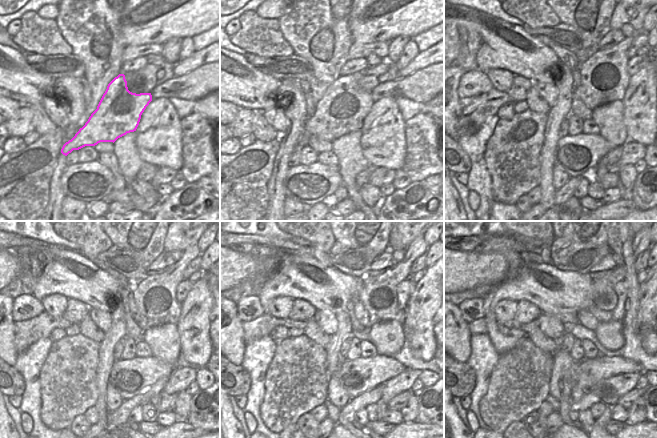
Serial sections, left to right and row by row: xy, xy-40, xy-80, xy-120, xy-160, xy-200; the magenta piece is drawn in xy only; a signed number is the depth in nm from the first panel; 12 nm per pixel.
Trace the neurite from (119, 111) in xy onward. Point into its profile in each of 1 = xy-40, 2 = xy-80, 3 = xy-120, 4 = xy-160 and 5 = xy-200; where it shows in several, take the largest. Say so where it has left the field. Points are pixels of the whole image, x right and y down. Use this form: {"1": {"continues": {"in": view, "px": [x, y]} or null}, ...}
{"1": {"continues": {"in": "xy-40", "px": [343, 108]}}, "2": {"continues": {"in": "xy-80", "px": [604, 78]}}, "3": {"continues": {"in": "xy-120", "px": [155, 296]}}, "4": {"continues": {"in": "xy-160", "px": [378, 295]}}, "5": {"continues": {"in": "xy-200", "px": [604, 296]}}}

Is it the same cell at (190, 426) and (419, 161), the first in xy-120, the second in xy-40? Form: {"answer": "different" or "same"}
{"answer": "different"}

